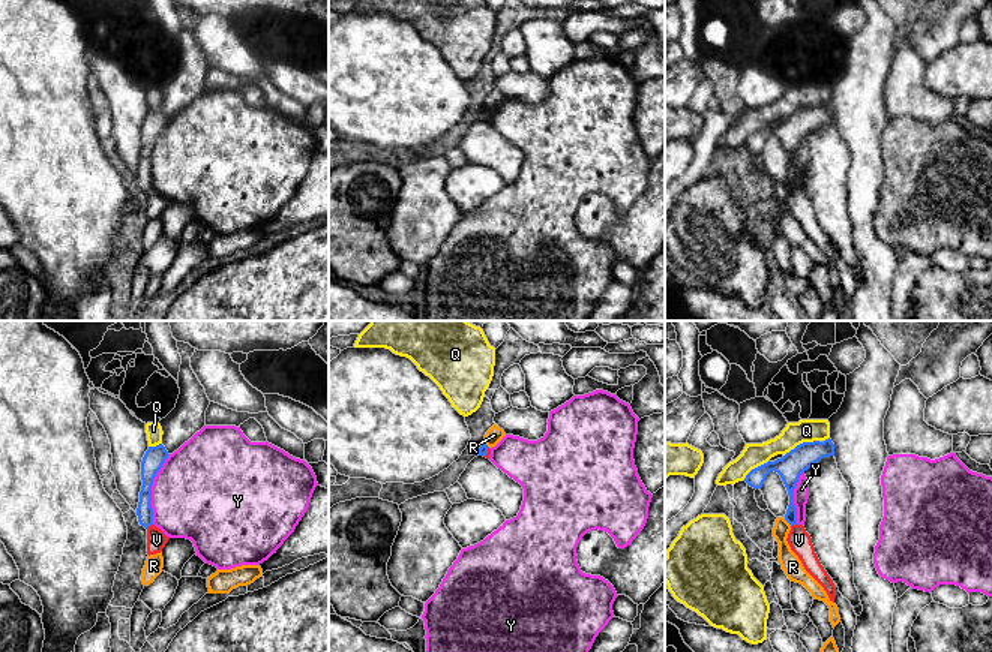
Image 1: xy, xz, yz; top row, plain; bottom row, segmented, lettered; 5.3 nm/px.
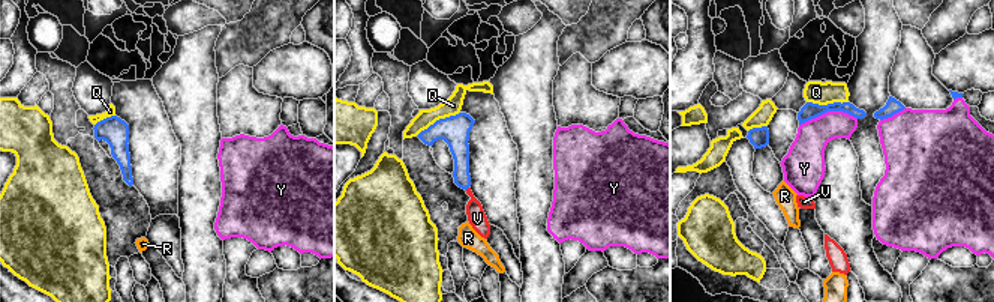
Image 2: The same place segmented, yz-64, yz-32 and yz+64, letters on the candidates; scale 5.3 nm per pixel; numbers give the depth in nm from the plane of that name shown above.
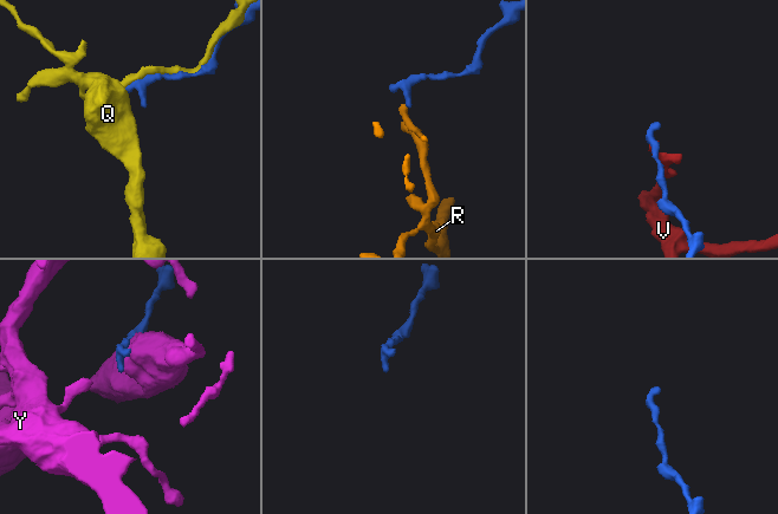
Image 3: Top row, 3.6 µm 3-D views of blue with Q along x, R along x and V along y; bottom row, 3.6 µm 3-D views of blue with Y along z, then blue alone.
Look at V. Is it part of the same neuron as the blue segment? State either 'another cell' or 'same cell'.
another cell

